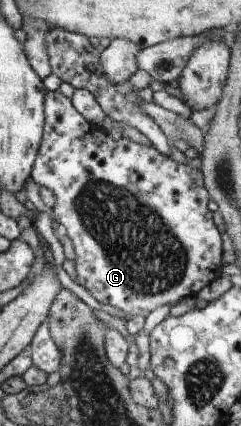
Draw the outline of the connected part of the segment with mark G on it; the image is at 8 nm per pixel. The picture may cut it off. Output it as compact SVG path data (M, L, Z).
M58 91L46 92L44 97L44 122L42 142L32 167L31 180L37 183L40 188L45 186L55 194L56 204L53 208L55 223L60 223L65 227L65 234L71 238L73 245L75 245L77 255L74 262L77 272L76 280L79 285L83 286L95 297L97 302L109 304L132 317L147 317L159 307L167 304L175 305L182 299L197 294L199 290L221 275L222 234L215 226L213 214L209 211L210 195L204 186L204 175L200 169L193 169L186 164L179 164L171 157L158 152L153 146L142 146L126 137L122 137L120 140L112 140L101 126L89 123L75 110L70 98L66 98Z

